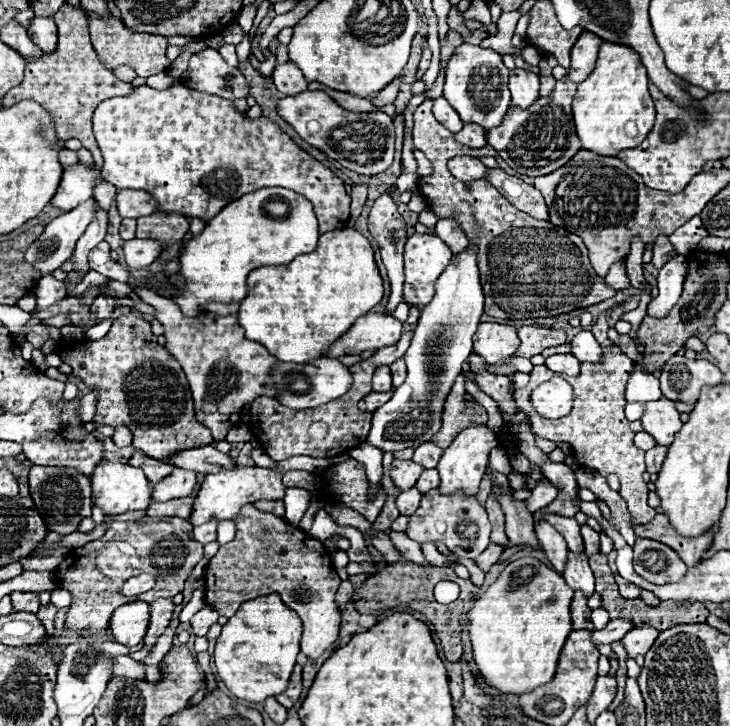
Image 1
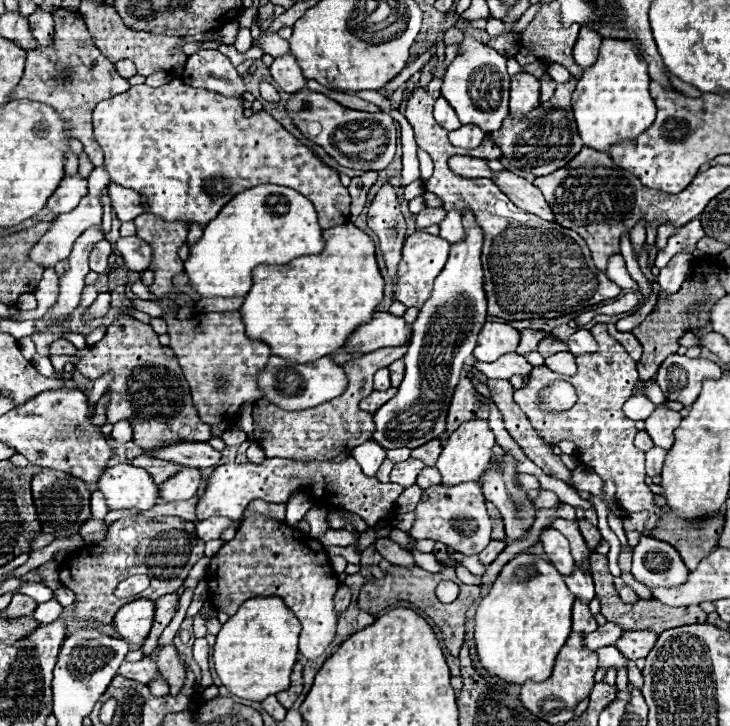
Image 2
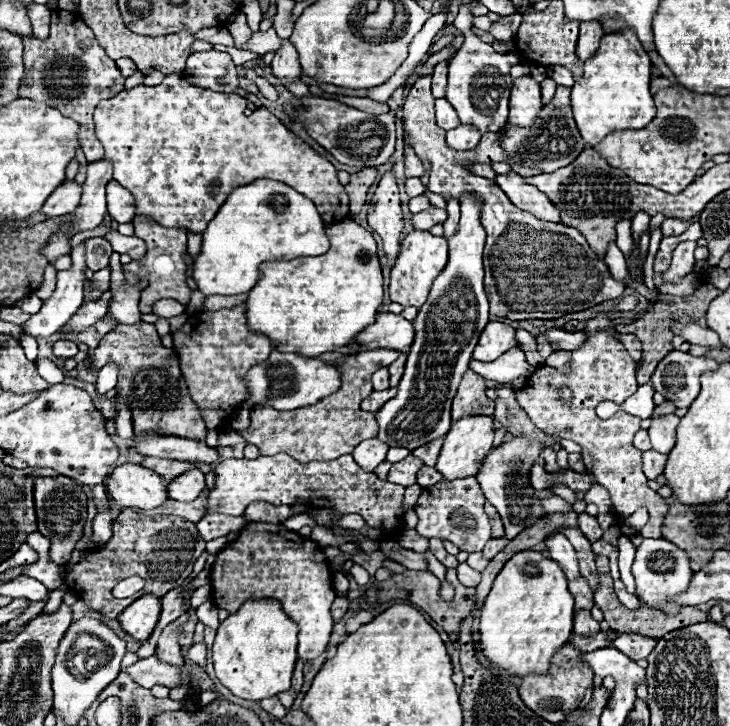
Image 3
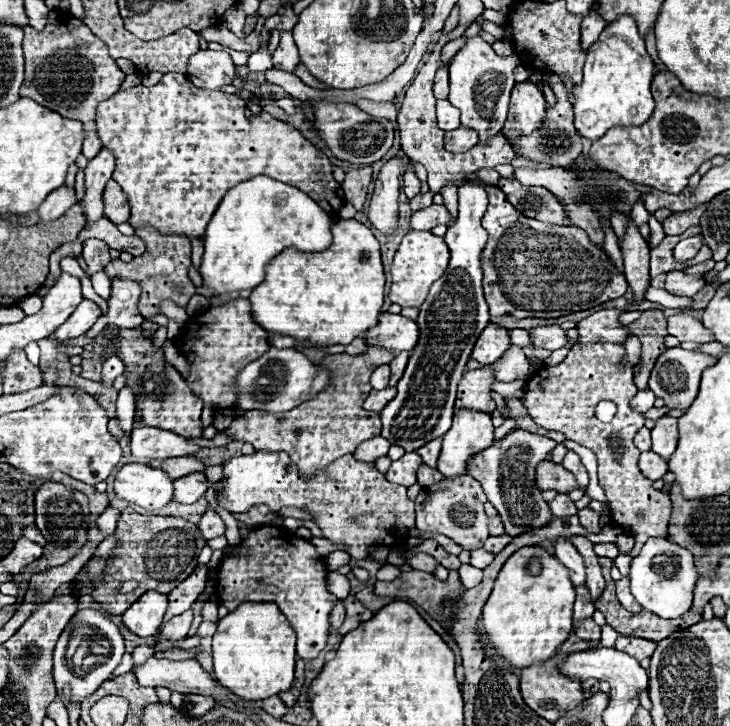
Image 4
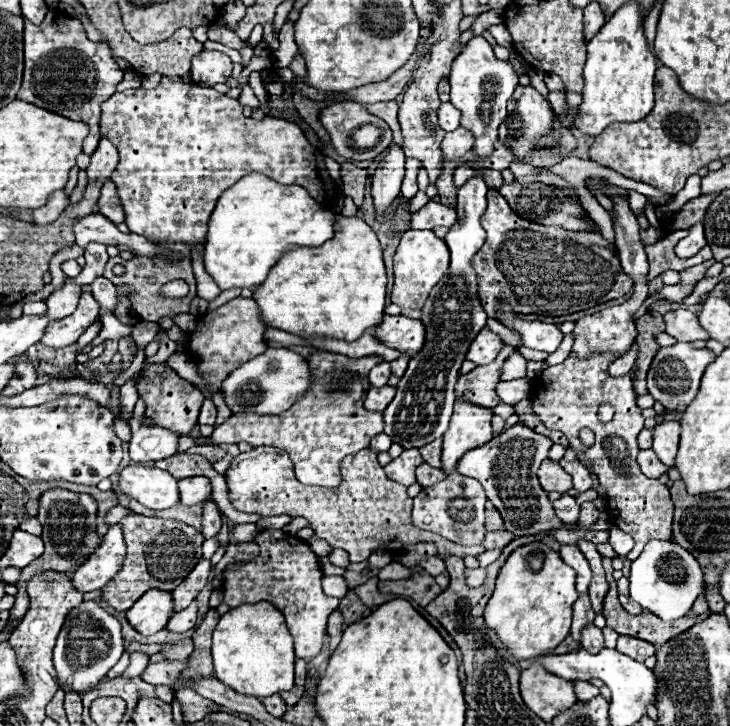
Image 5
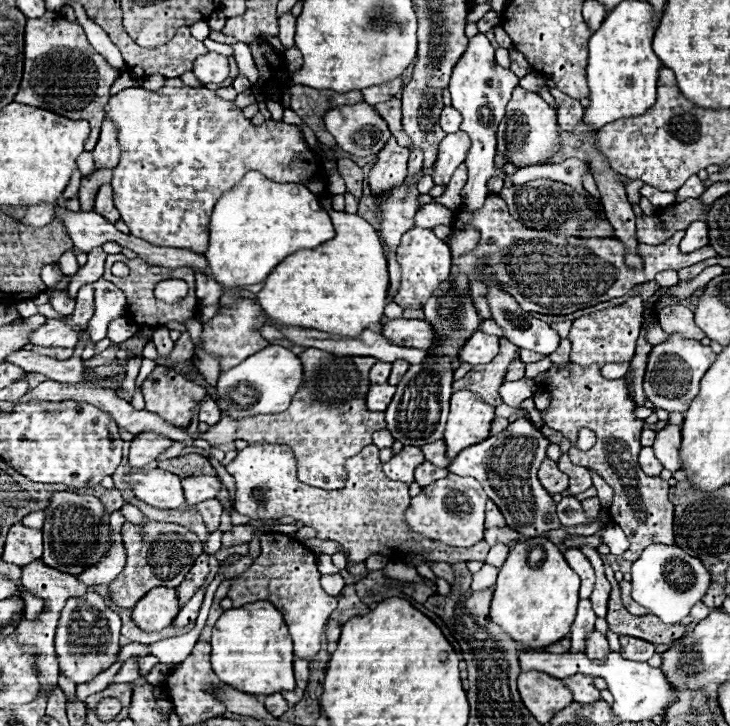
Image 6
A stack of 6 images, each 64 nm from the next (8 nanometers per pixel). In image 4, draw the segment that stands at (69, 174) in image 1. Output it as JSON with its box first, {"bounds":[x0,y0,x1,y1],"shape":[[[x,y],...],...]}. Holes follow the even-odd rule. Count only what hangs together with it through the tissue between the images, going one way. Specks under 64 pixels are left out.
{"bounds":[36,186,76,222],"shape":[[[62,186],[60,190],[54,190],[52,194],[48,194],[48,198],[44,200],[44,204],[36,210],[40,220],[42,222],[50,222],[50,220],[56,220],[60,218],[66,210],[70,210],[74,204],[76,204],[76,196],[74,196],[74,190],[72,188],[66,188]]]}

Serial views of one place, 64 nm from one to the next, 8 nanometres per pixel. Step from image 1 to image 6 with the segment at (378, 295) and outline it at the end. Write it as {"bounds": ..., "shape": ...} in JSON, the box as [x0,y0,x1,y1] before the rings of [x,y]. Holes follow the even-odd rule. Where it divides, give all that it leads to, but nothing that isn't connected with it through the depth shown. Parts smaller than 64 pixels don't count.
{"bounds":[256,210,390,338],"shape":[[[330,210],[330,218],[336,236],[318,248],[298,250],[284,258],[266,278],[256,300],[270,318],[286,326],[316,328],[352,338],[384,316],[386,292],[390,286],[388,262],[372,224],[358,214],[336,210]]]}

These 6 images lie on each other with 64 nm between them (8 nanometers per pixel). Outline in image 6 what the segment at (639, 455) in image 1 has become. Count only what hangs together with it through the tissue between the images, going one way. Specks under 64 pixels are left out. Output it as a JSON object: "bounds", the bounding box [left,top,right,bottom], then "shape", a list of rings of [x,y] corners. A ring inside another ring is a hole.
{"bounds":[542,364,674,562],"shape":[[[564,364],[548,372],[548,394],[550,408],[542,414],[544,422],[562,432],[564,438],[576,442],[576,436],[582,428],[596,432],[596,444],[590,450],[570,448],[568,456],[574,464],[584,468],[598,470],[598,474],[614,488],[614,502],[610,506],[612,522],[618,524],[630,540],[630,548],[622,554],[624,560],[636,562],[642,550],[650,544],[674,544],[674,506],[668,500],[668,482],[662,478],[652,478],[640,470],[638,452],[640,452],[640,430],[644,420],[636,418],[632,410],[636,404],[630,400],[624,378],[606,380],[600,376],[602,366],[578,366]]]}

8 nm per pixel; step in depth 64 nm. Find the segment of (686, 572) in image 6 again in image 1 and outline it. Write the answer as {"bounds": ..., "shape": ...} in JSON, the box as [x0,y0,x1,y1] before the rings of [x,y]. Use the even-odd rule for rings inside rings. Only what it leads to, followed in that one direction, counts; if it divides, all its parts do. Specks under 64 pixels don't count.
{"bounds":[634,538,686,584],"shape":[[[638,538],[634,544],[634,570],[646,582],[672,584],[684,578],[686,564],[670,546],[650,538]]]}

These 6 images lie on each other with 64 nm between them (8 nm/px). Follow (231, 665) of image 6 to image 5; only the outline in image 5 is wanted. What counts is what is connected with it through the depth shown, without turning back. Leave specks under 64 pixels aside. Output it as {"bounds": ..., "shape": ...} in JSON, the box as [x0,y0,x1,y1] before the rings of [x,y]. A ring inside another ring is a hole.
{"bounds":[212,602,294,698],"shape":[[[268,602],[242,604],[220,616],[212,636],[214,676],[232,690],[266,698],[294,688],[294,641],[280,610]]]}

